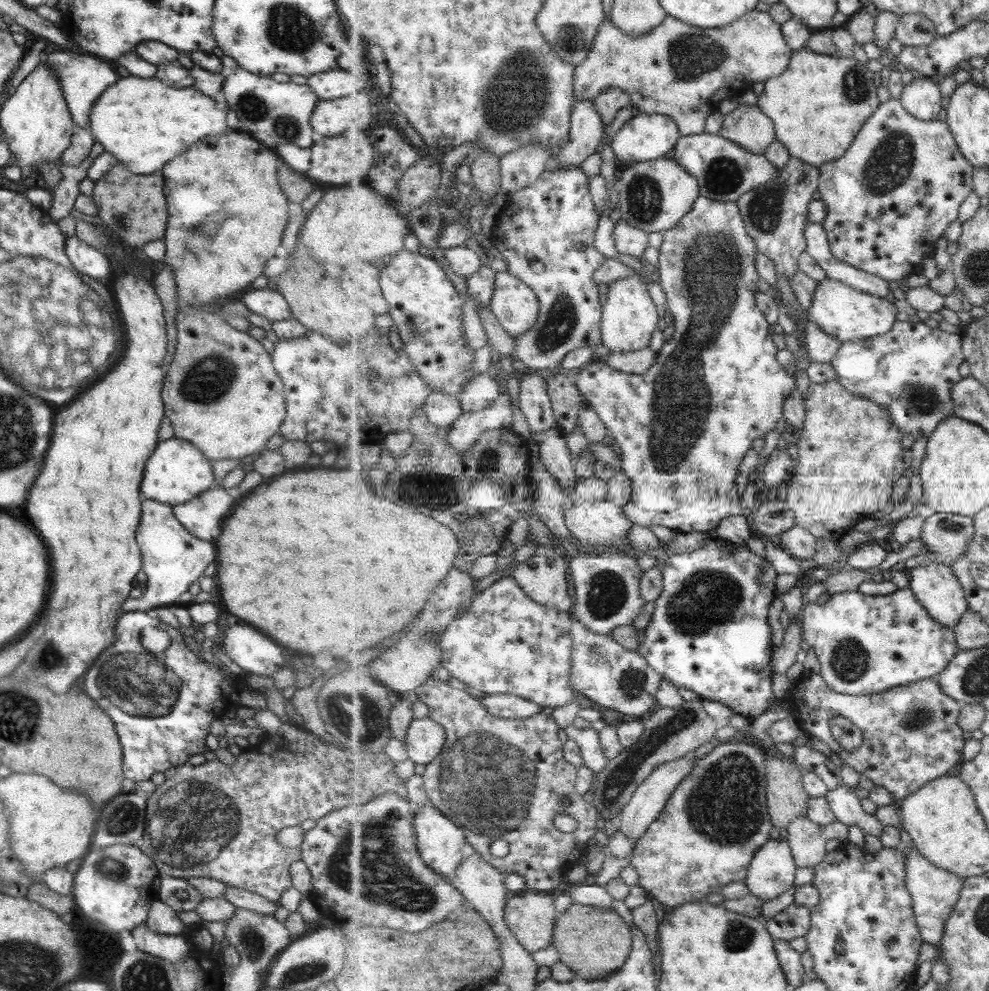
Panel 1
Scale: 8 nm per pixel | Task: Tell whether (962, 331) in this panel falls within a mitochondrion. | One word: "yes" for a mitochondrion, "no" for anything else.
no

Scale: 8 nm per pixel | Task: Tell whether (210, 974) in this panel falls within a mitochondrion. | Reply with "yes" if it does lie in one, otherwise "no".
no

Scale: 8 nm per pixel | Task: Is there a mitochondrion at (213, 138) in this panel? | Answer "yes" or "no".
no

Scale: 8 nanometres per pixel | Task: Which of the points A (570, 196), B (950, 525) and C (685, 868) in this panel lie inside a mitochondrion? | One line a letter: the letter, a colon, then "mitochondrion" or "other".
A: other
B: mitochondrion
C: other

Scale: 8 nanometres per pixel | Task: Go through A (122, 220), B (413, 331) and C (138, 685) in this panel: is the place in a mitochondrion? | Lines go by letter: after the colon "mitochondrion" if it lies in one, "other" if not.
A: mitochondrion
B: mitochondrion
C: mitochondrion

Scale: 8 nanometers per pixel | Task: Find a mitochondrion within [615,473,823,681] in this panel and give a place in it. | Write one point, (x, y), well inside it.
(707, 599)

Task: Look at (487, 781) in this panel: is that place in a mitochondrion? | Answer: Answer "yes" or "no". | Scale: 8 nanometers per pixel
yes

